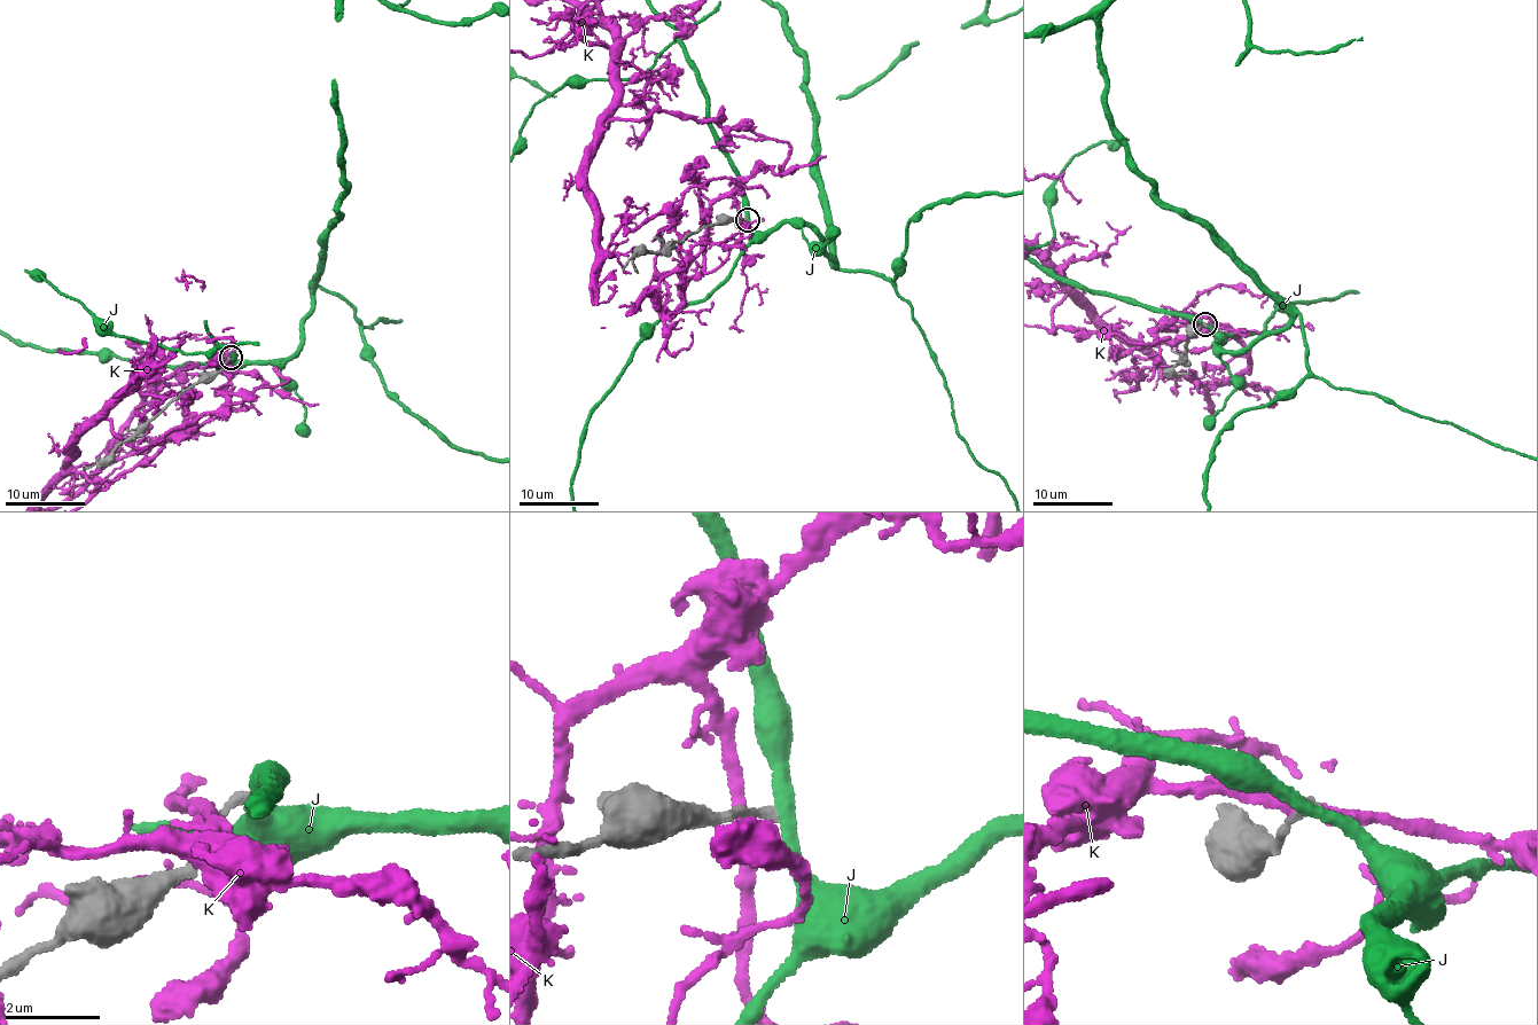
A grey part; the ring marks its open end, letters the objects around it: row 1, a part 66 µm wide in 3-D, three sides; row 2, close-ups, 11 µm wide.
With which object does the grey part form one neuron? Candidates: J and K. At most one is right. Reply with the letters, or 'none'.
none

